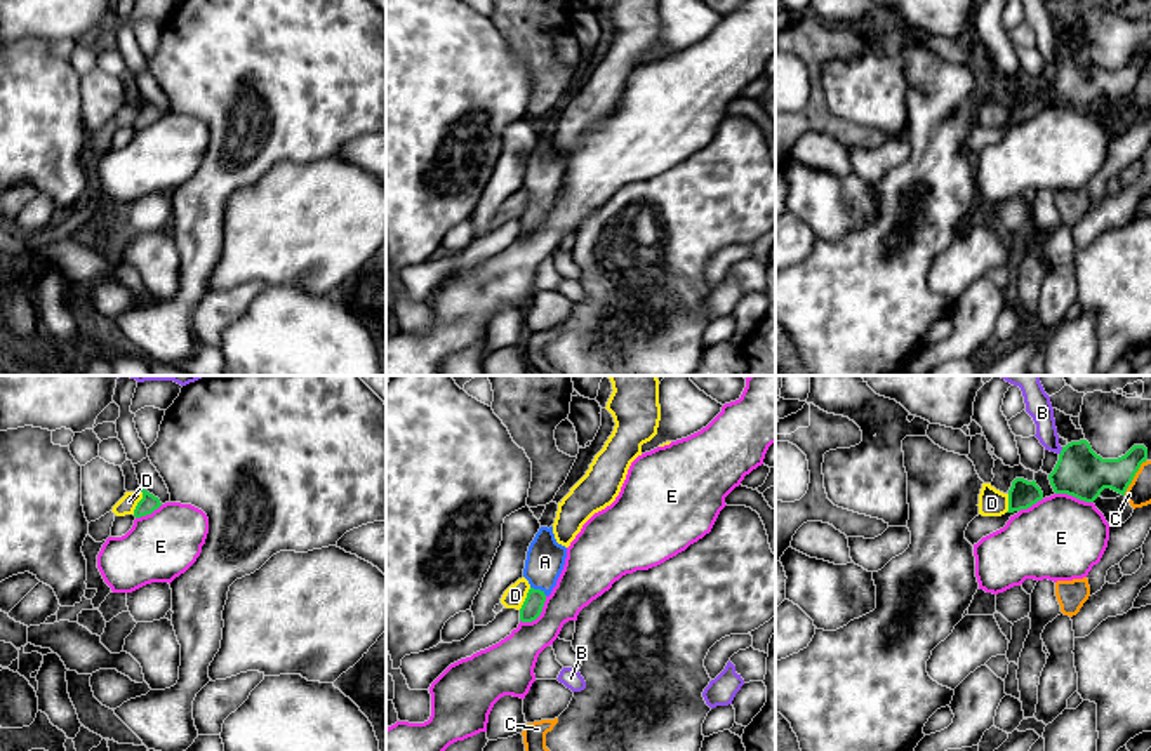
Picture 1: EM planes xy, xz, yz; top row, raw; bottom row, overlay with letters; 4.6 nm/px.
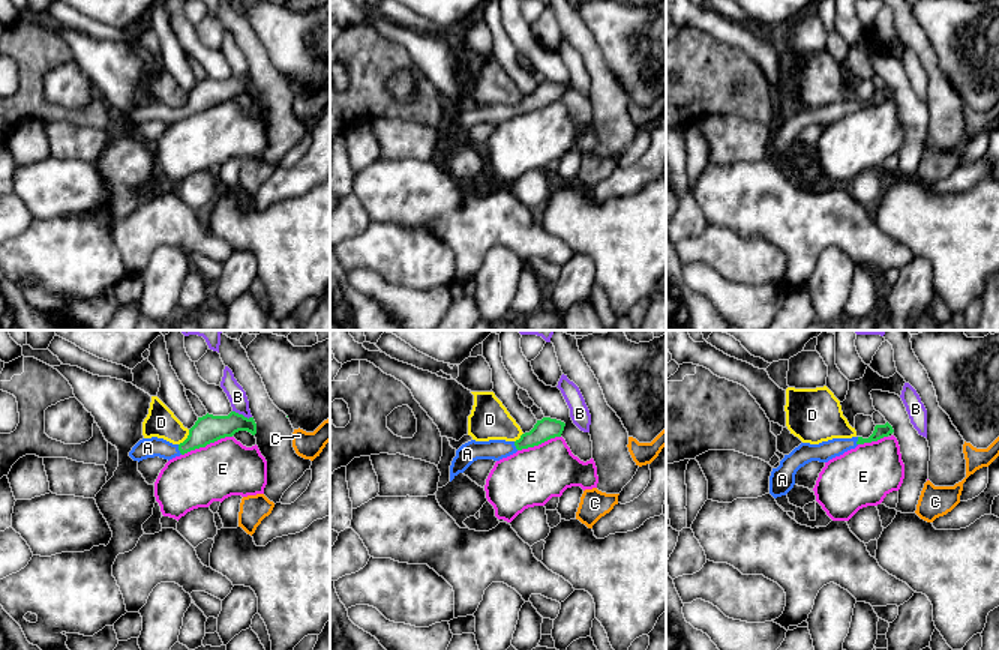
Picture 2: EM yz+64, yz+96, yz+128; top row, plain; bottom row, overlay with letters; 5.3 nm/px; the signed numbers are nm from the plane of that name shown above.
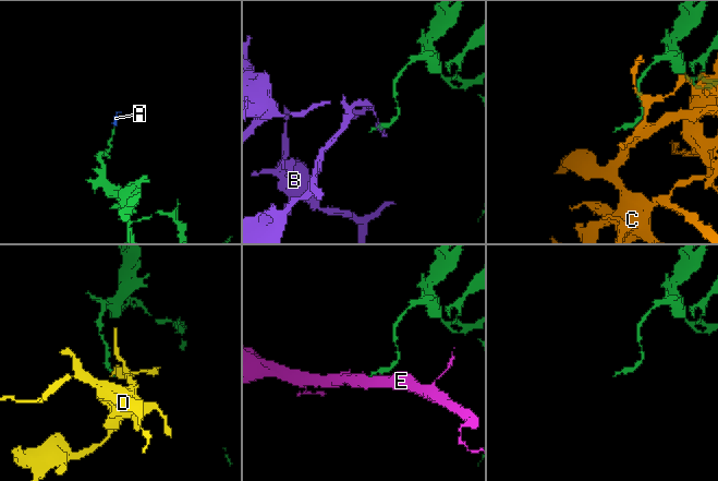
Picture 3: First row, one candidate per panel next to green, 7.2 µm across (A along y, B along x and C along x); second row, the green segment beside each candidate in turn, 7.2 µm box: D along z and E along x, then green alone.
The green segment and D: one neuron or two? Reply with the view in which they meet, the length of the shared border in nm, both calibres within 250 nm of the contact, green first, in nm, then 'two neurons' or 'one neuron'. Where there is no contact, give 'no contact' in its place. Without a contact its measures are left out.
xy | 120 nm | 80/80 nm | two neurons

